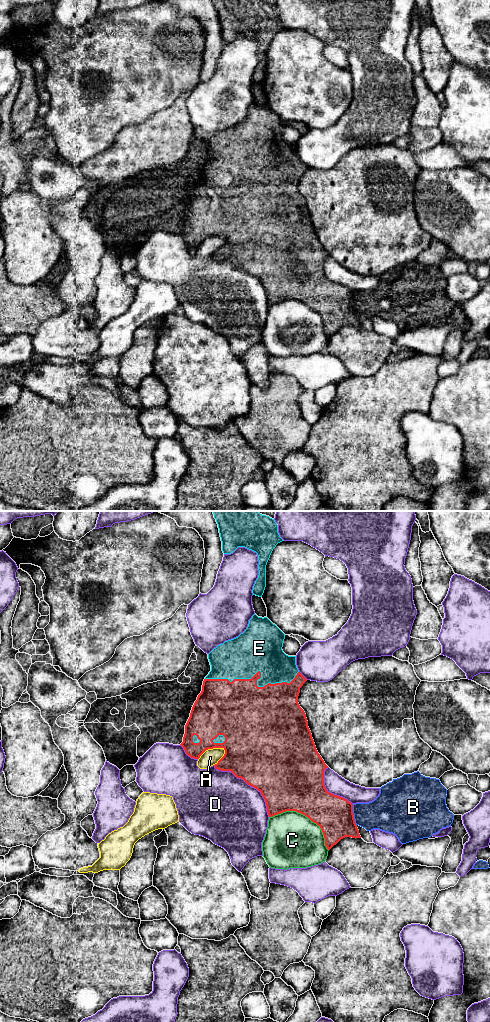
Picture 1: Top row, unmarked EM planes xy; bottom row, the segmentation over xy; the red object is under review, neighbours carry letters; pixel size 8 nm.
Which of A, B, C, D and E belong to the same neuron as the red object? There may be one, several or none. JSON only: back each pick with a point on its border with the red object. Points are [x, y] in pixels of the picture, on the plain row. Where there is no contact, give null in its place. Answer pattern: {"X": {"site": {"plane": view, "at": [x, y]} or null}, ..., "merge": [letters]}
{"E": {"site": {"plane": "xy", "at": [260, 160]}}, "merge": ["E"]}

